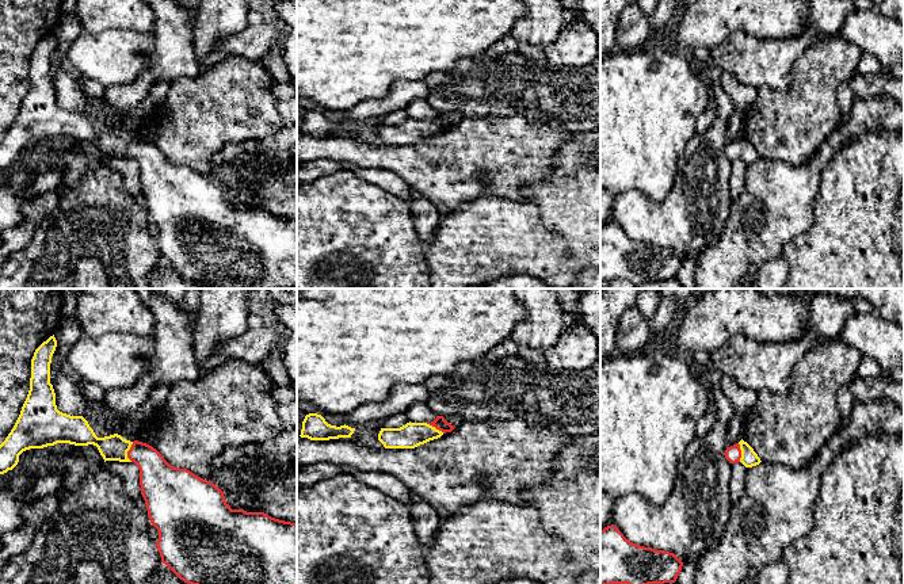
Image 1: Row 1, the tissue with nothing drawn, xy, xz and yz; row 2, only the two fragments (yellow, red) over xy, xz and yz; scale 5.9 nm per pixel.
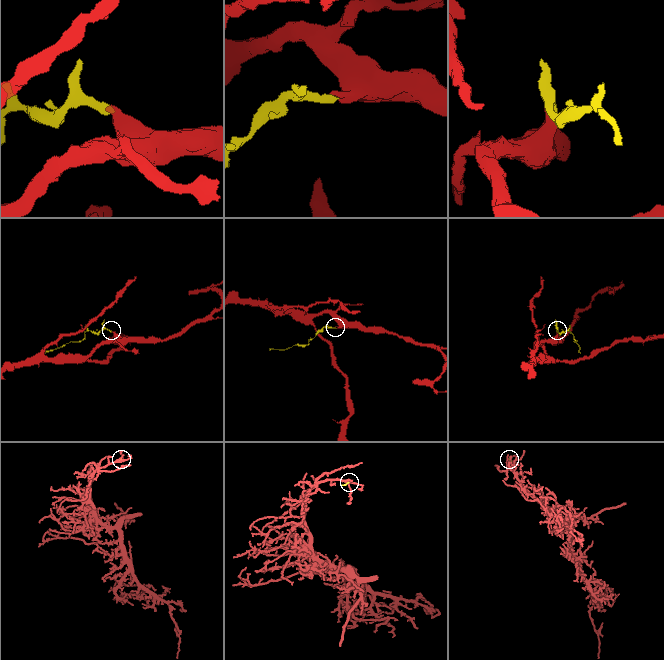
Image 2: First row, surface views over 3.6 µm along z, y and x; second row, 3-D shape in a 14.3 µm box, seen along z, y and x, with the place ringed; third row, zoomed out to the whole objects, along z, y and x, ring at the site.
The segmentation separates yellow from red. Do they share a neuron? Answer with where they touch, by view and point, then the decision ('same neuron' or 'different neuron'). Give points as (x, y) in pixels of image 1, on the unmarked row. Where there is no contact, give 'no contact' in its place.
meets yellow in xy at (128, 147); same neuron

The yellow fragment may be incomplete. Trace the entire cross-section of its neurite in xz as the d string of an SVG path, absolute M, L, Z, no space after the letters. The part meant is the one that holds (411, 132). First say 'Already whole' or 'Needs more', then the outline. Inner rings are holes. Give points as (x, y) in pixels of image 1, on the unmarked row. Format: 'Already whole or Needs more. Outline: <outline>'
Needs more. Outline: M436 112L431 119L407 119L400 125L381 125L378 137L385 145L415 145L451 129L455 123Z

